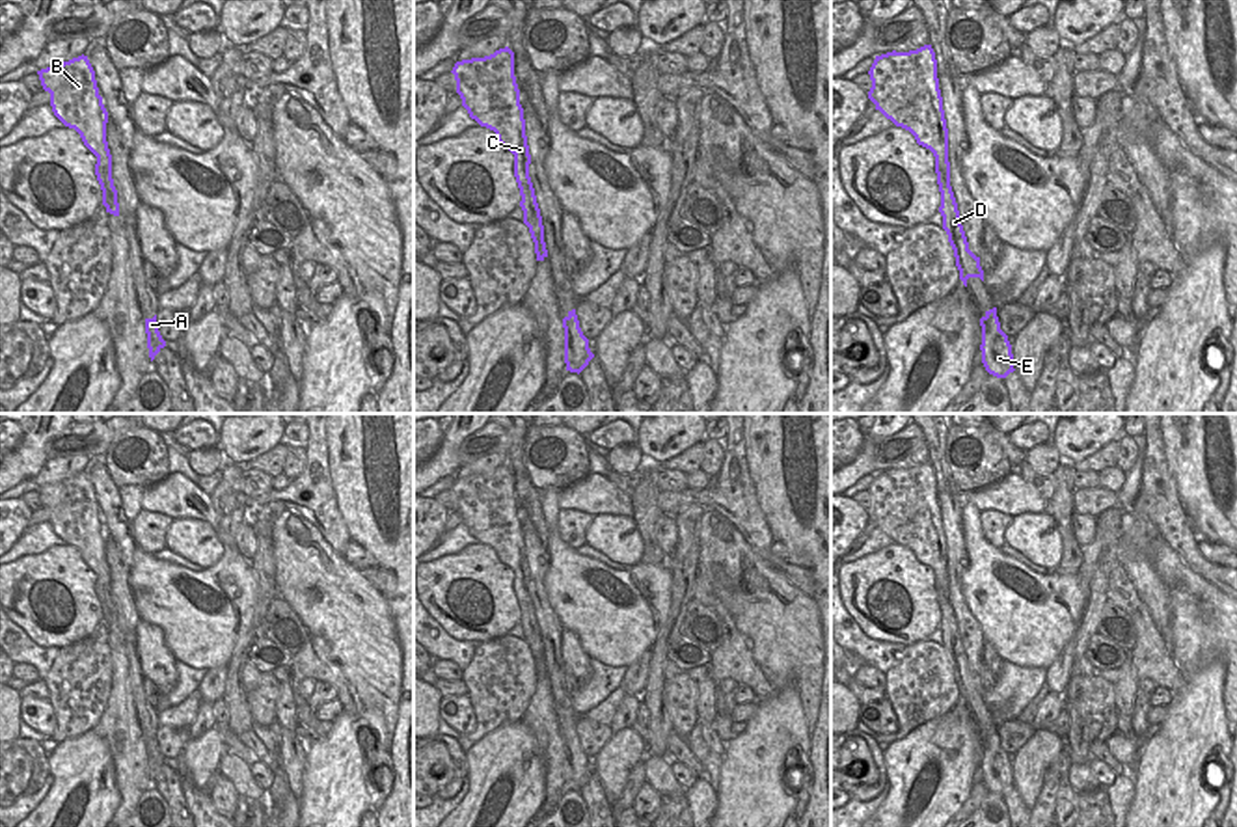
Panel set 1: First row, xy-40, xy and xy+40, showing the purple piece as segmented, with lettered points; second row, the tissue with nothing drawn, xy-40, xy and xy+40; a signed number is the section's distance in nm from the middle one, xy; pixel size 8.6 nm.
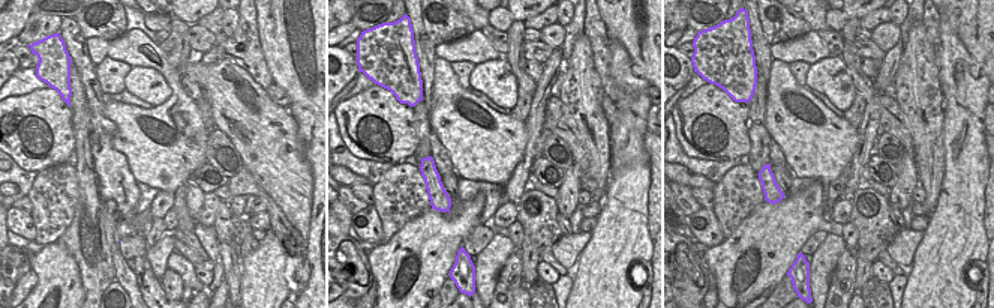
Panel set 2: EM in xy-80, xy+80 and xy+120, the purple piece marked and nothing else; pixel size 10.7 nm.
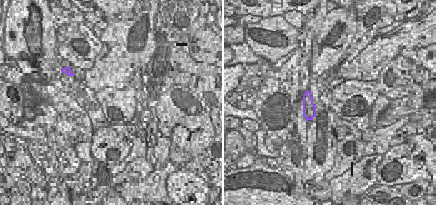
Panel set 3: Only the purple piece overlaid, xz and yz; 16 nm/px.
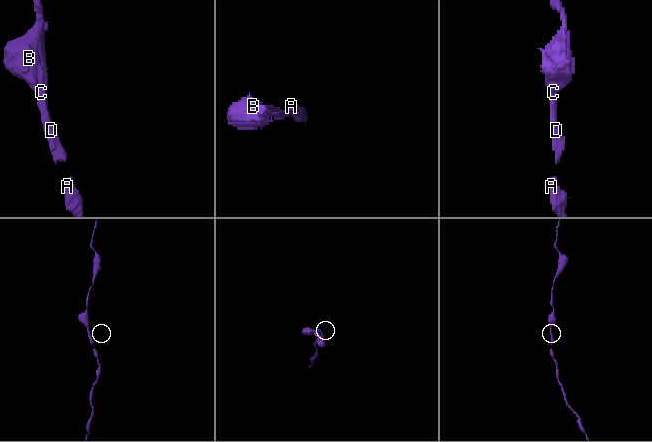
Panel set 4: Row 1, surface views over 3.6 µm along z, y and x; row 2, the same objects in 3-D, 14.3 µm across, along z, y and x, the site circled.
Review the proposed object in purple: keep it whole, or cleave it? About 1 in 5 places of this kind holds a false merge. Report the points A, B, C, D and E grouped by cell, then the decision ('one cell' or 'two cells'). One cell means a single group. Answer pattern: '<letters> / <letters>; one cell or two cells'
A B C D E; one cell

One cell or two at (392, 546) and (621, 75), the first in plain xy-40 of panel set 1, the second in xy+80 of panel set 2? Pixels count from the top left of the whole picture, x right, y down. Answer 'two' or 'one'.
two

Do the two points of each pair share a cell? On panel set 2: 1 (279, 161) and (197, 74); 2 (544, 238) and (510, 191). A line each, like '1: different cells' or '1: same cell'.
1: same cell
2: different cells

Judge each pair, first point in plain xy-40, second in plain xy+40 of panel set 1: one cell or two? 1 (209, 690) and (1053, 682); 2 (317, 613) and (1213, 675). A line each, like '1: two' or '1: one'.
1: one
2: two

